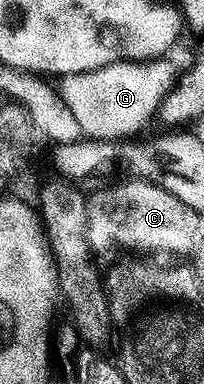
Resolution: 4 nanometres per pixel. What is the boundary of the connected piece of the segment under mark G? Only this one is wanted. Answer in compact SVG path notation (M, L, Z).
M121 61L81 75L59 76L58 95L74 113L80 135L88 139L122 141L140 131L159 112L161 103L177 82L168 61Z

